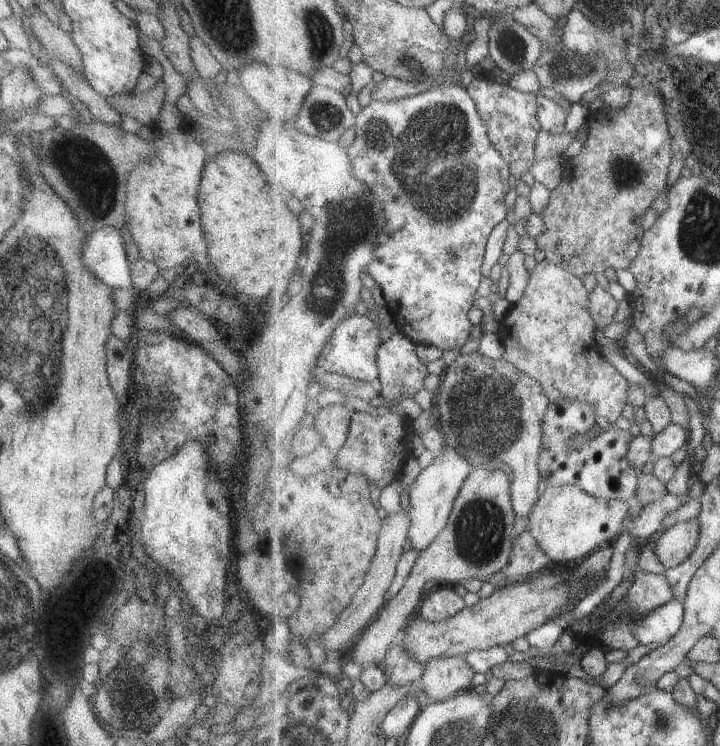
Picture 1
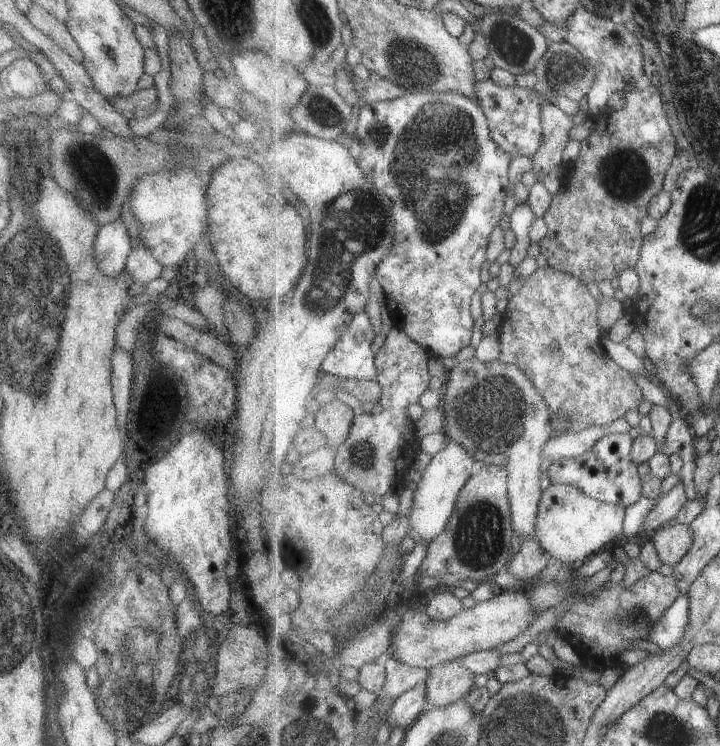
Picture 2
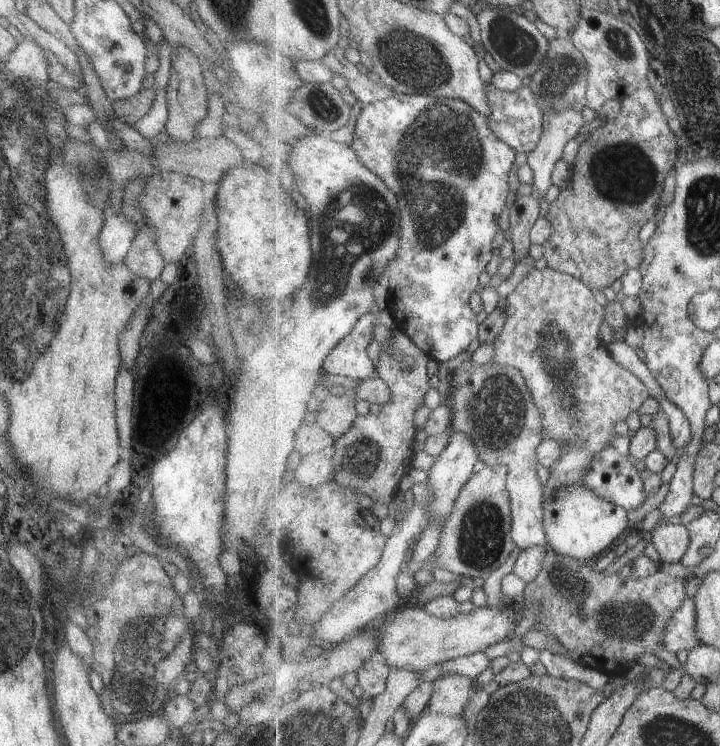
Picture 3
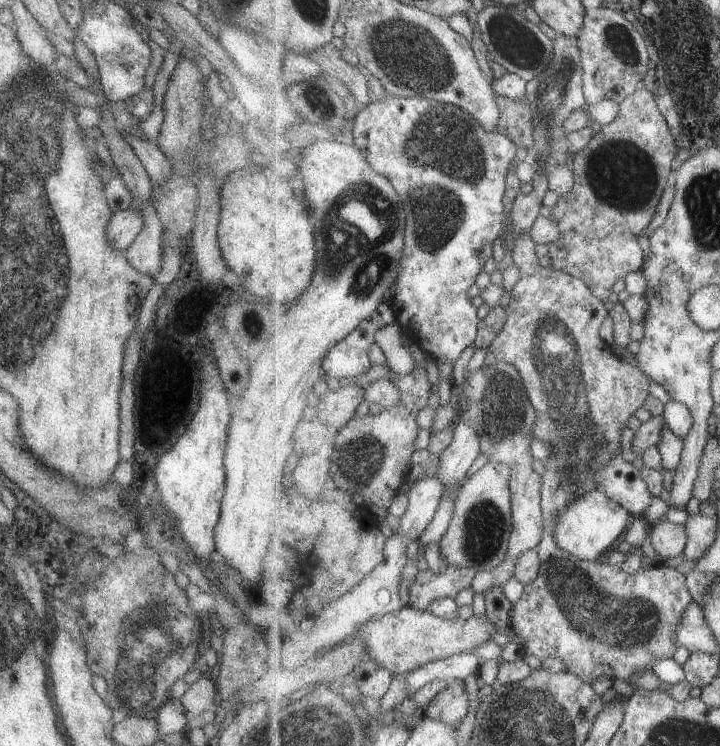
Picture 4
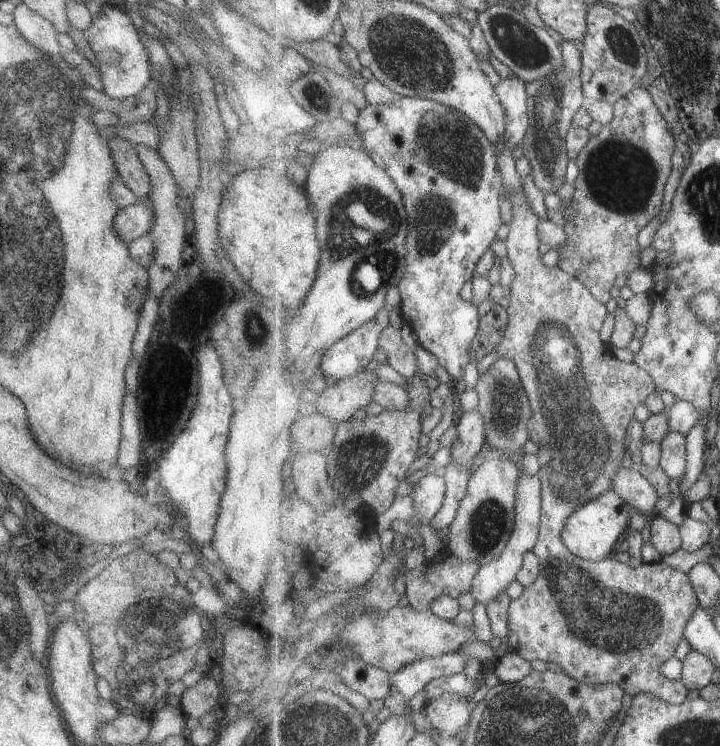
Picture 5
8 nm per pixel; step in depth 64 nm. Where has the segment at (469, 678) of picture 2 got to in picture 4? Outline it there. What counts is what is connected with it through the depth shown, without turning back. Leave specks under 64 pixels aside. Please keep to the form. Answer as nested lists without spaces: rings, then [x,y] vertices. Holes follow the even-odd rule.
[[[462,679],[449,681],[447,688],[441,690],[425,707],[423,714],[435,720],[445,720],[449,726],[459,726],[469,714],[469,694]]]

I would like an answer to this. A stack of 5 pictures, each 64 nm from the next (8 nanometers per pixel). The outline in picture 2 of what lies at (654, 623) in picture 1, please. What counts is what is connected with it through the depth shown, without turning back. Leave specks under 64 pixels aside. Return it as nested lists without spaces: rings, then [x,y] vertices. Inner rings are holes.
[[[681,595],[667,610],[667,614],[655,626],[651,626],[651,636],[647,638],[662,650],[675,648],[683,640],[687,624],[689,624],[689,597]]]

